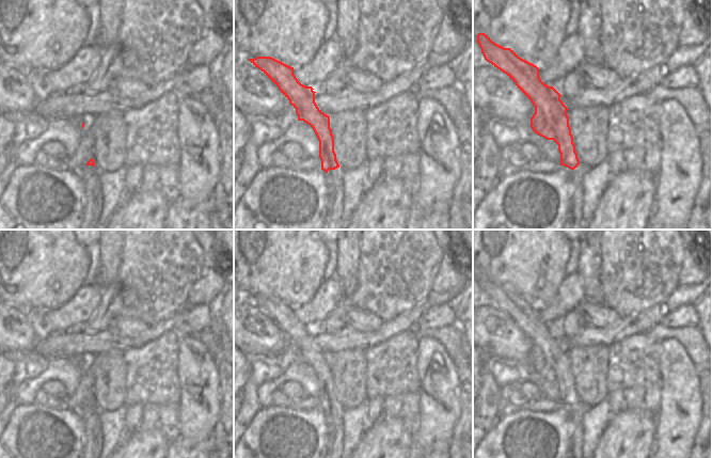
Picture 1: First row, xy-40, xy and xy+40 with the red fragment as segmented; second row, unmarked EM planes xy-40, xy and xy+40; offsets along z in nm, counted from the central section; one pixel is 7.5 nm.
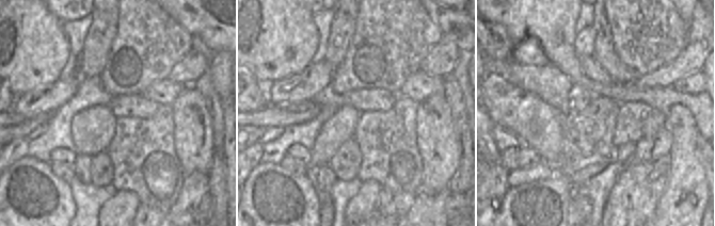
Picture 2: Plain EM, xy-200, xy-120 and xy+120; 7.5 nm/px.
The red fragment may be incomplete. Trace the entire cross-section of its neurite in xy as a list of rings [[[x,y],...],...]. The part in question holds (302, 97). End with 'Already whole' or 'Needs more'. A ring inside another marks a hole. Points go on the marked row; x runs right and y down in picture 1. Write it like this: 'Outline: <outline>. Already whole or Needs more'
Outline: [[[271,57],[248,59],[260,69],[289,100],[296,109],[298,121],[310,125],[319,141],[321,170],[328,174],[328,198],[330,199],[330,222],[328,230],[345,230],[346,223],[341,220],[343,214],[343,175],[334,152],[334,137],[330,128],[330,116],[325,114],[315,102],[312,86],[301,84],[290,67]]]. Needs more

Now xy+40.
Outline: [[[478,33],[476,37],[485,60],[506,74],[535,107],[531,117],[532,130],[547,140],[553,140],[558,145],[560,165],[571,170],[573,200],[569,205],[564,230],[586,230],[586,223],[582,220],[582,177],[587,168],[577,158],[568,109],[560,100],[561,95],[541,81],[536,65],[521,59],[510,48],[495,44],[485,33]]]. Needs more

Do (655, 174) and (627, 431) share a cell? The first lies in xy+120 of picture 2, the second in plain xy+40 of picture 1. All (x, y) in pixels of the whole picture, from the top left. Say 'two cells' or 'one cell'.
one cell

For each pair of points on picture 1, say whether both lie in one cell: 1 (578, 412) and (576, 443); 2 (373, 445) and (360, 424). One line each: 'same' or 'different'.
1: same
2: different

